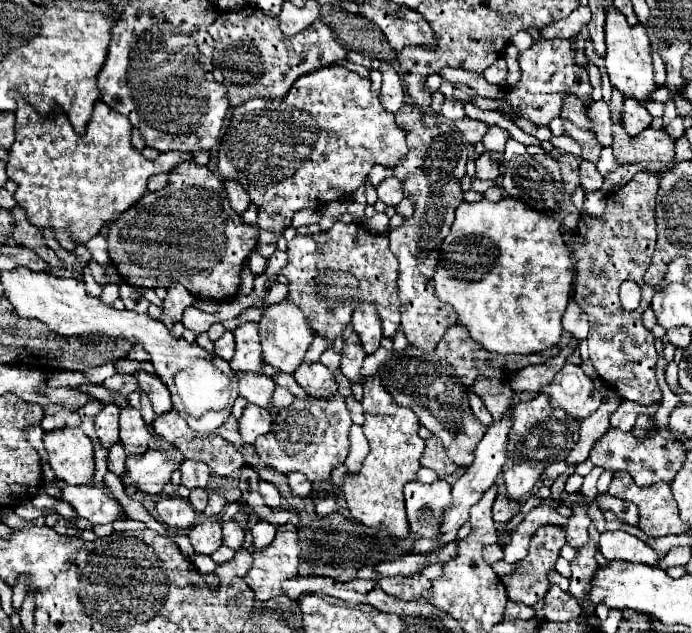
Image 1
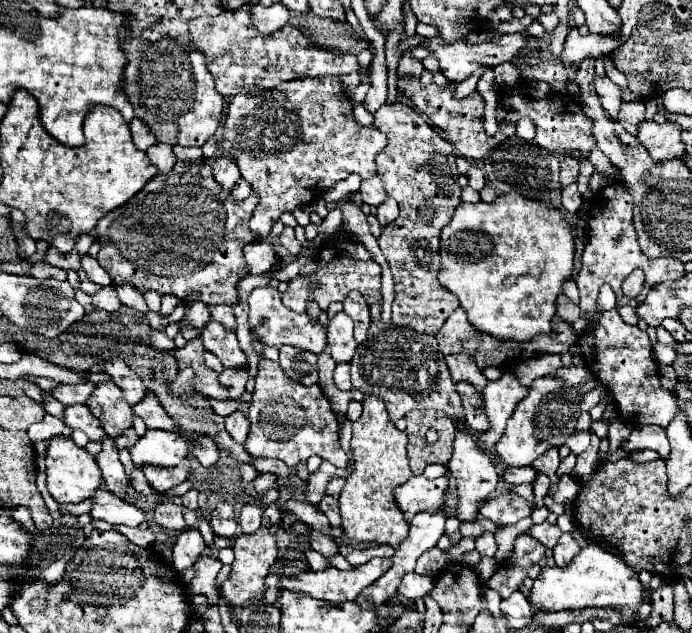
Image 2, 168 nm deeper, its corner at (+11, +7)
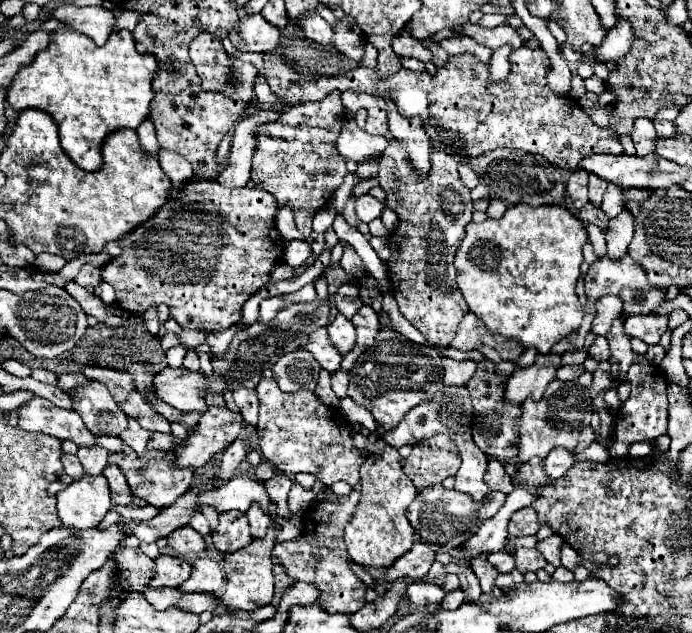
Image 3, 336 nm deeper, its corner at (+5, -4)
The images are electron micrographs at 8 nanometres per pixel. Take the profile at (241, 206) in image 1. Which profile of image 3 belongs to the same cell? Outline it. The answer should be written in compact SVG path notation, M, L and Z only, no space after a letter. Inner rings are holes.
M265 110L265 112L257 112L257 114L251 114L251 116L245 116L235 126L229 162L225 164L225 168L217 176L217 182L221 186L237 188L237 186L245 186L249 182L249 170L251 170L251 156L253 156L253 150L255 150L257 126L263 124L263 122L277 120L279 116L281 116L279 112Z

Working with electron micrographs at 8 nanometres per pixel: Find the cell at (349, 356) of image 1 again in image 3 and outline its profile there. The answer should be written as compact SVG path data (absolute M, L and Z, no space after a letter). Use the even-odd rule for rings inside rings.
M337 314L337 318L331 324L327 324L327 332L329 332L329 338L331 338L331 342L335 344L335 348L341 356L347 356L353 350L353 346L355 346L355 326L349 318Z

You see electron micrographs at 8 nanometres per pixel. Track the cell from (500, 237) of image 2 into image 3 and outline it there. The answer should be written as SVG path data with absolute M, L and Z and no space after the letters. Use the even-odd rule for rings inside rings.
M525 204L509 206L503 218L487 218L465 226L465 238L455 254L457 284L469 310L483 320L489 332L515 338L523 348L537 348L547 354L555 342L577 330L583 320L583 306L575 294L579 266L583 262L583 244L587 240L585 226L563 204L531 208Z

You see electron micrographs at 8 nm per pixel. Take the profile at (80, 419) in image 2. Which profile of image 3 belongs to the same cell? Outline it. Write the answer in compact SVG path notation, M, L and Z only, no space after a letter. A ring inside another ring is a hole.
M33 398L19 412L19 428L43 432L59 440L73 440L77 446L95 446L95 436L87 430L75 410L63 410L45 398Z

